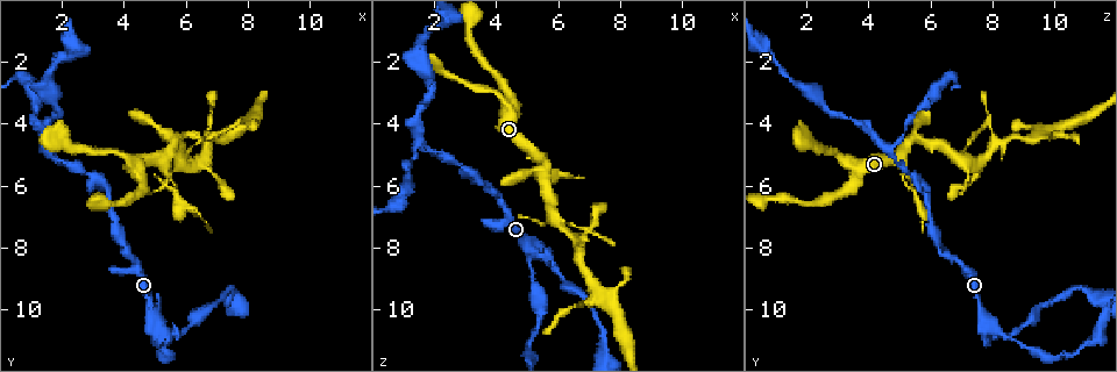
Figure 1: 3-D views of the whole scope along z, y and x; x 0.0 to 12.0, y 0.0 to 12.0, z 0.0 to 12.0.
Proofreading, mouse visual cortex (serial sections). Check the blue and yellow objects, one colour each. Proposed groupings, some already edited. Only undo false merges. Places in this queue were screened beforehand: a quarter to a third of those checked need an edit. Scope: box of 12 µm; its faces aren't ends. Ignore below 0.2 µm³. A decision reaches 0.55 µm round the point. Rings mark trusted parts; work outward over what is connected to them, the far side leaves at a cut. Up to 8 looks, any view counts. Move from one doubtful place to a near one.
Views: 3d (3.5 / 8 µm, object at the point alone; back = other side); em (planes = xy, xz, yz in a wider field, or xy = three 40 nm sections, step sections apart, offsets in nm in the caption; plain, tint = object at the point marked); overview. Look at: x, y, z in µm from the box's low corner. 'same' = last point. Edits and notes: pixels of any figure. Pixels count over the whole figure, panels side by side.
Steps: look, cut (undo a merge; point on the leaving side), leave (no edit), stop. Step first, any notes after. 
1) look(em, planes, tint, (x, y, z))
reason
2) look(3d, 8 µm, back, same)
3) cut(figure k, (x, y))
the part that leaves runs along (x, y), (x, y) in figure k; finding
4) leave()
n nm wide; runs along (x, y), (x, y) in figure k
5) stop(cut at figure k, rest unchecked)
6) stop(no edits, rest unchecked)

look(3d, 3.5 µm, (1.5, 4.9, 4.7))
a fork

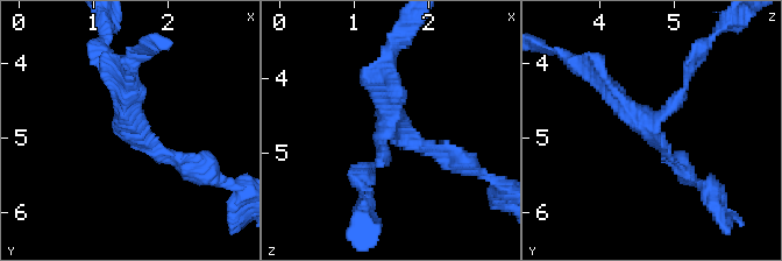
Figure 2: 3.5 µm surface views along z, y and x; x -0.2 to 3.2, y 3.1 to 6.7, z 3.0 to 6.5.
leave()
arms of 150, 150, 250 nm; runs along (679, 168), (642, 121), (591, 75) in figure 2; all the same cell

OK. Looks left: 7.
look(3d, 3.5 µm, (2.1, 4.7, 2.3))
calibre changes

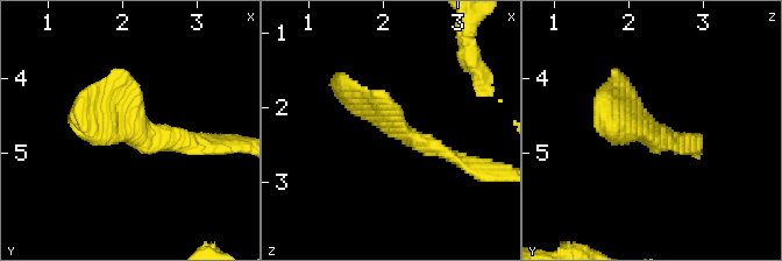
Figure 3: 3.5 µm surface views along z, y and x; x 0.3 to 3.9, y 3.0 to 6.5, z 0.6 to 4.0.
look(em, xy, step 2, tint, (2.20, 4.75, 2.30))
need the tissue

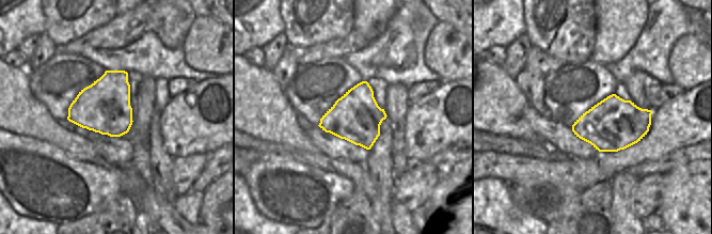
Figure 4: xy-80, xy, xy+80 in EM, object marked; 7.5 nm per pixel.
leave()
runs along (464, 163), (418, 142), (343, 83) in figure 3; continuous, no second cell

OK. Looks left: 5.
look(3d, 3.5 µm, (5.2, 10.6, 8.0))
sudden change in width

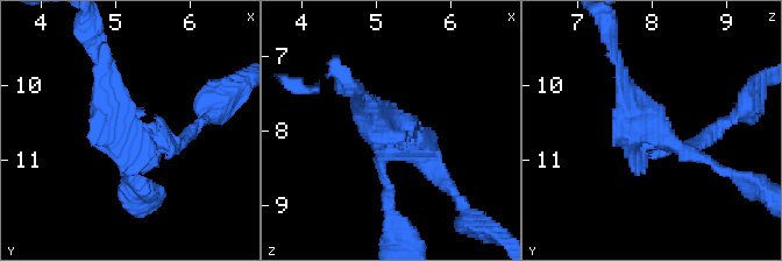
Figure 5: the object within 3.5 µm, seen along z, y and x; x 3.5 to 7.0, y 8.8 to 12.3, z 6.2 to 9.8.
look(em, xy, step 5, tint, (5.15, 10.60, 8.00))
now the EM

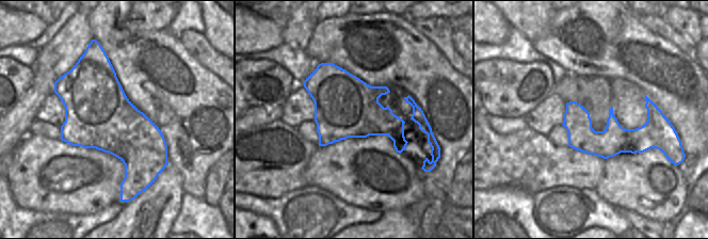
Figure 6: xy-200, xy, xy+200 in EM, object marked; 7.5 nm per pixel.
look(em, xy, step 3, tint, same)
another direction

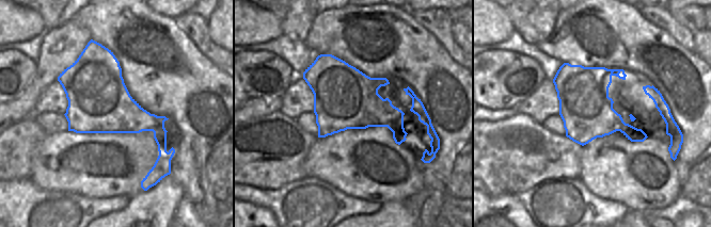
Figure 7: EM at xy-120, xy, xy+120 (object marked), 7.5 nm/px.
leave()
one cell here

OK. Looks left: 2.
stop(no edits, rest unchecked)

